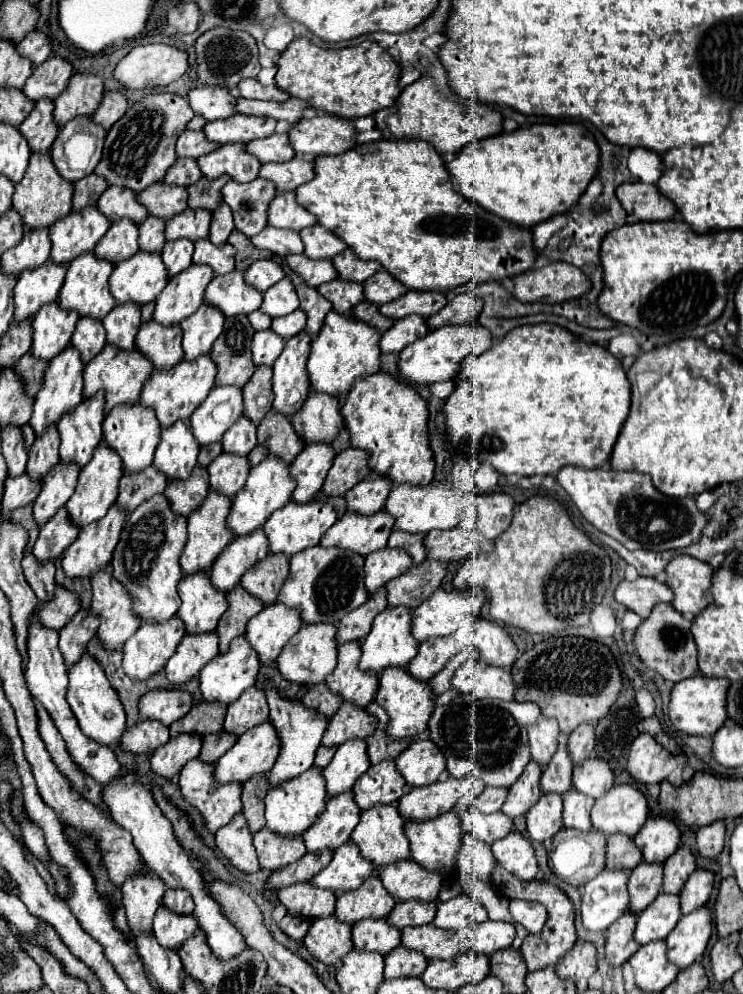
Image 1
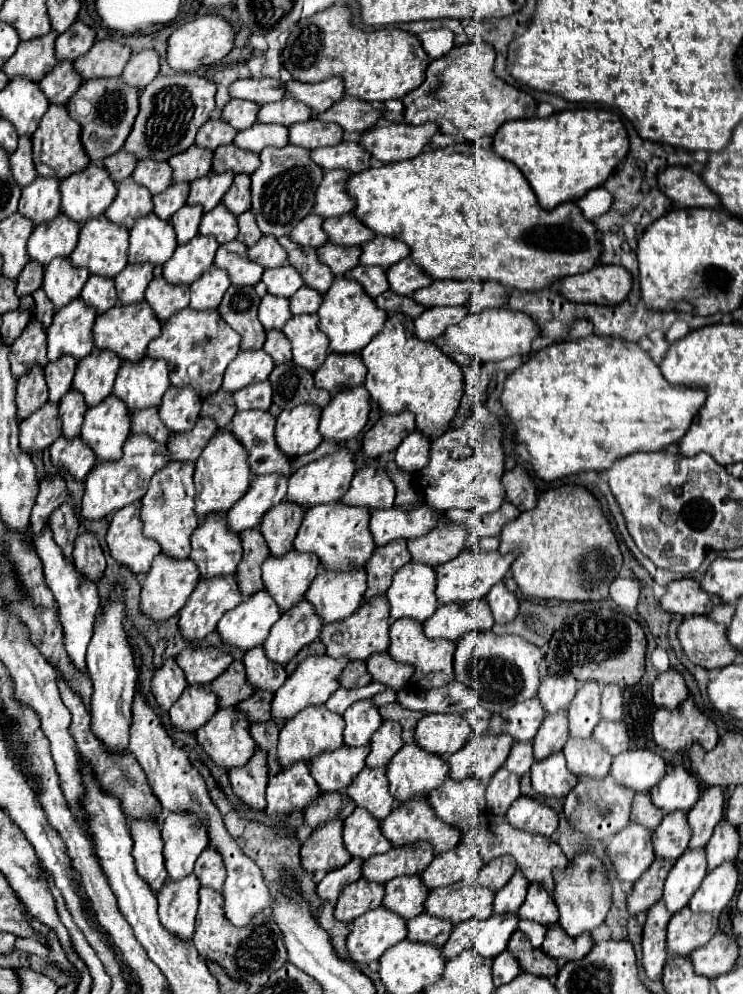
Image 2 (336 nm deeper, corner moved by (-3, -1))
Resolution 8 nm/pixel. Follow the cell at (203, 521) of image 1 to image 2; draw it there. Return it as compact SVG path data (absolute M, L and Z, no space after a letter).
M218 429L214 439L208 441L202 455L196 463L194 483L196 483L196 513L198 517L206 517L208 513L228 511L246 491L250 485L250 467L248 467L248 449L232 435L230 429Z

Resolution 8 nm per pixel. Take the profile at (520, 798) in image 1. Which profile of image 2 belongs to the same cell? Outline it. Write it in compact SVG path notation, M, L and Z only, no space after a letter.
M566 709L546 715L534 737L534 759L542 761L554 751L562 751L568 739L568 715Z

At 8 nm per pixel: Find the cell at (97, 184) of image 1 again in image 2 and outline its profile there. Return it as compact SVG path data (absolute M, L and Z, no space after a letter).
M122 149L122 151L118 151L118 155L106 157L106 159L102 161L102 165L108 169L110 177L112 177L116 183L120 183L122 179L126 179L126 177L132 175L132 171L134 171L134 167L136 167L136 157L130 155L130 153L126 153L126 151Z

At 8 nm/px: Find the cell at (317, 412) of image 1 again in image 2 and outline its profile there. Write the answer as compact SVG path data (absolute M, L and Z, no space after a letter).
M330 353L322 367L314 373L316 387L336 393L342 387L362 385L366 379L366 365L358 353L334 355Z

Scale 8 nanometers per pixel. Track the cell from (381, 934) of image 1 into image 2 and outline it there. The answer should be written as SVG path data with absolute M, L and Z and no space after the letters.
M400 875L386 883L386 897L382 905L408 921L424 911L426 897L428 889L424 887L420 875Z

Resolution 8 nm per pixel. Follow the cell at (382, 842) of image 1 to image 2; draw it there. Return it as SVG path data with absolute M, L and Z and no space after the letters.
M364 767L364 771L352 779L346 793L358 807L366 807L376 819L384 819L394 803L392 795L388 793L386 767Z

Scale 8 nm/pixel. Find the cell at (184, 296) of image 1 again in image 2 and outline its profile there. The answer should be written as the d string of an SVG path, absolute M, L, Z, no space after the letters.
M198 233L188 243L178 245L170 261L164 263L164 279L170 283L190 285L194 279L202 275L202 271L212 267L216 249L218 241L212 235Z

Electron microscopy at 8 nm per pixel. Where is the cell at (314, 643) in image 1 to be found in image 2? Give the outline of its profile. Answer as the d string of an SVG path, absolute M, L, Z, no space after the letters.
M354 567L352 571L320 569L314 577L306 599L314 603L318 615L324 623L350 617L364 599L366 591L366 571Z

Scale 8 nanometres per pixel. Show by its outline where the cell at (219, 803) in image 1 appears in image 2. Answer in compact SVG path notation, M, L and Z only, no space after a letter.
M236 707L218 709L212 719L196 731L196 739L212 761L224 769L240 767L254 755L250 721Z

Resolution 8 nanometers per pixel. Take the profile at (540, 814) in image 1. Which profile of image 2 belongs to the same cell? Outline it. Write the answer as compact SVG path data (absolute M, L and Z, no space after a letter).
M554 751L548 759L532 765L532 787L540 793L540 801L558 799L562 801L570 787L578 781L578 777L566 767L566 759L562 751Z

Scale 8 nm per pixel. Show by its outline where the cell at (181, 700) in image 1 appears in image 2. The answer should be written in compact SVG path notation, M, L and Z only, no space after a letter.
M198 647L198 649L184 649L178 655L178 665L186 673L186 681L192 683L212 683L222 671L228 669L232 663L232 653L216 647Z

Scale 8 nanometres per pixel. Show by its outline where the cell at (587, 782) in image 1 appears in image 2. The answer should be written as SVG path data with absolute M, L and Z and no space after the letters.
M602 719L594 729L594 737L602 743L602 747L606 747L606 751L610 751L610 755L626 751L630 743L630 733L622 721Z

